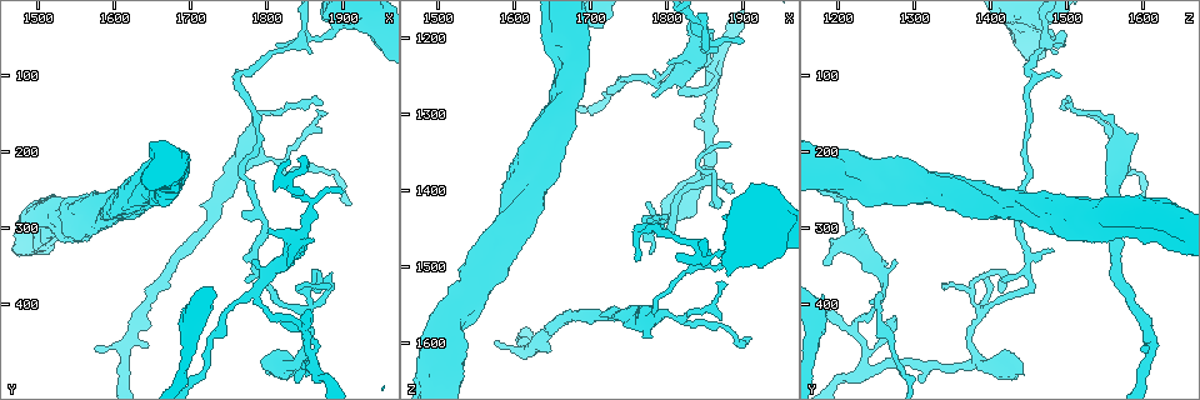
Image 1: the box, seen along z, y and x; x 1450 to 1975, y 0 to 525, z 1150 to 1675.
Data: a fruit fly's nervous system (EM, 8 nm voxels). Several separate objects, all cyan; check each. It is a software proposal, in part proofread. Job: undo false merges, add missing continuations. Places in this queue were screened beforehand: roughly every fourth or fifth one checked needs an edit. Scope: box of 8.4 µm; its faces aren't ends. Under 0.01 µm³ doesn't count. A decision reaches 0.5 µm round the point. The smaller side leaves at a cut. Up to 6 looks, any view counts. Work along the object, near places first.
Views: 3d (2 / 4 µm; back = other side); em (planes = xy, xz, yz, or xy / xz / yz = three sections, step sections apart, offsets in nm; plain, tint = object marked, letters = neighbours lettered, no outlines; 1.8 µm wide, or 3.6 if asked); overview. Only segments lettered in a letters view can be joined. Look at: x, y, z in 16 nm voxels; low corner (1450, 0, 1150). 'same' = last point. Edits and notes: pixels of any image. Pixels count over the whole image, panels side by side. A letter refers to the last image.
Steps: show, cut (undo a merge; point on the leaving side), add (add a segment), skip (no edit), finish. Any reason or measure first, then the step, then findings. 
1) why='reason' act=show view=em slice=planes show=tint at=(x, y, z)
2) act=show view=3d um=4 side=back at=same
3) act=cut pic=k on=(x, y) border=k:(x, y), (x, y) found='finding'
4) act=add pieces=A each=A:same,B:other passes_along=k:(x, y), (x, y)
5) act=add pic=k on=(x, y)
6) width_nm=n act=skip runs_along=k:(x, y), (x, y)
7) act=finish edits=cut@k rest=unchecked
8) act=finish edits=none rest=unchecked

why='sharp bend' act=show view=3d um=2 side=back at=(1765, 110, 1455)

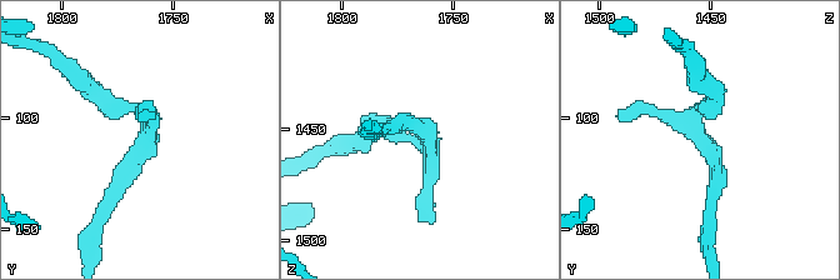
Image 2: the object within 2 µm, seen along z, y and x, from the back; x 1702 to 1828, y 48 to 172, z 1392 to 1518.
act=show view=em slice=planes show=tint at=(1761, 107, 1458)

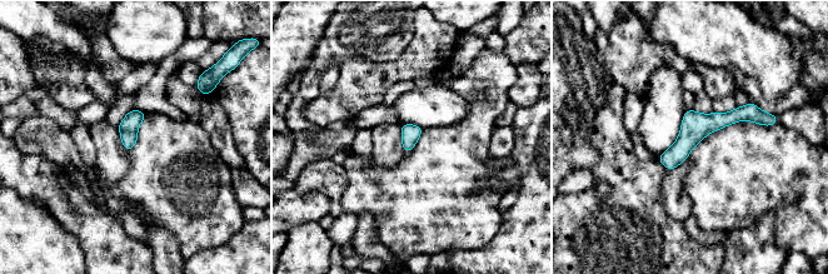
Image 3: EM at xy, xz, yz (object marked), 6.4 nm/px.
why='what lies round it' act=show view=em slice=planes show=letters at=same

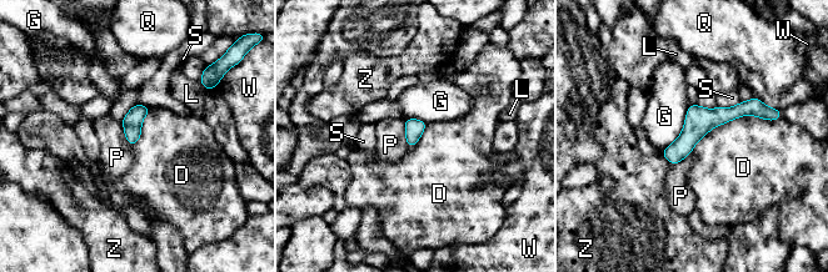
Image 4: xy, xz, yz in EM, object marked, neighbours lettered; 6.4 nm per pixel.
width_nm=120 act=skip each=D:other,G:other,L:other,P:other,Q:other,S:other,W:other,Z:other border=4:(781, 116), (741, 115), (691, 151) found='one neuron here'

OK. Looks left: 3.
act=show view=em slice=xz step=16 show=tint at=(1780, 175, 1595)

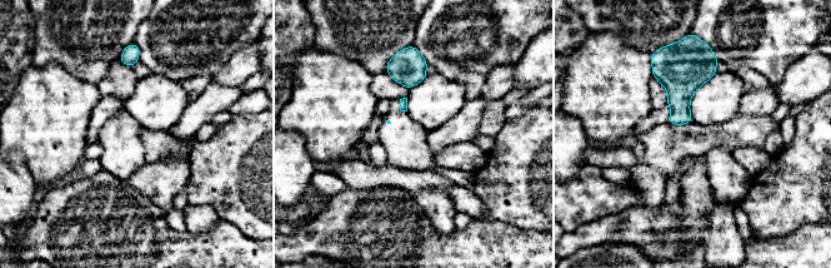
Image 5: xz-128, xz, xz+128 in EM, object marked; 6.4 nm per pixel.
why='another direction' act=show view=em slice=planes show=letters at=same

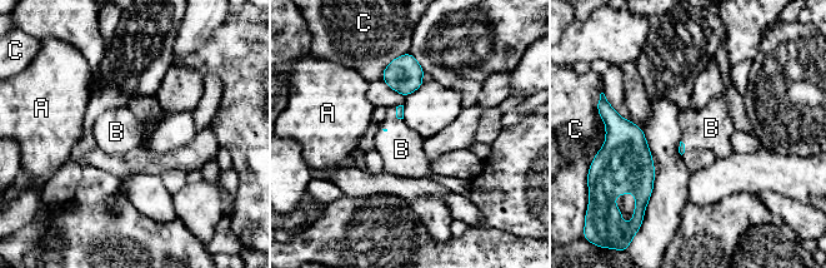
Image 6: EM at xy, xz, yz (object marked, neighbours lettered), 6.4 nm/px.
act=add pieces=B each=A:other,B:same,C:other passes_along=6:(399, 109), (396, 115), (401, 149) found='the neuron continues'

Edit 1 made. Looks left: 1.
act=finish edits=add@6 rest=unchecked

